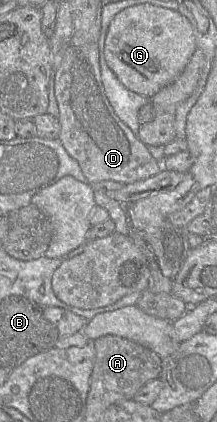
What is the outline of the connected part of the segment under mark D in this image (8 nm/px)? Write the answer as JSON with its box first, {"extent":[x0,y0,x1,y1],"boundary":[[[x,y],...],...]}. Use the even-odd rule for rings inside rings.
{"extent":[54,42,163,184],"boundary":[[[97,42],[82,46],[70,44],[67,47],[55,73],[54,92],[60,124],[57,138],[67,153],[78,162],[89,184],[101,180],[114,180],[123,184],[132,183],[149,178],[163,169],[162,164],[152,157],[147,145],[142,143],[137,135],[117,117],[111,107],[101,82]]]}

